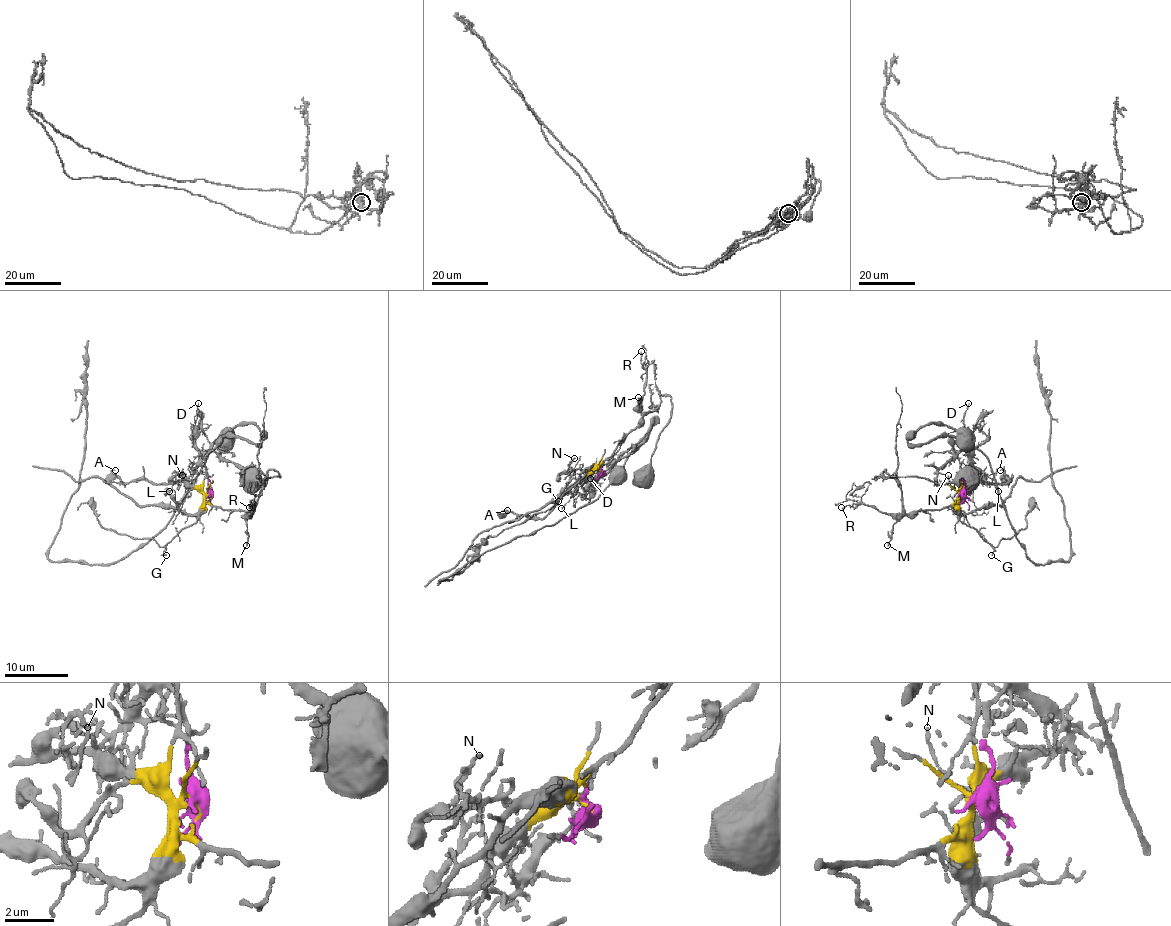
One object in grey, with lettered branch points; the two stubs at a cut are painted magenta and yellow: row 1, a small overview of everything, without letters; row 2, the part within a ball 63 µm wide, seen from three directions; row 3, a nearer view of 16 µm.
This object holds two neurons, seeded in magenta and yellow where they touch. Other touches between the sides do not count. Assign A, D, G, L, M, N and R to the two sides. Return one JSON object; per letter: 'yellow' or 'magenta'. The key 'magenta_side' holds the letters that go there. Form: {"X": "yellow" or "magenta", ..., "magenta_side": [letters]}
{"A": "yellow", "D": "magenta", "G": "yellow", "L": "yellow", "M": "yellow", "N": "yellow", "R": "yellow", "magenta_side": ["D"]}

